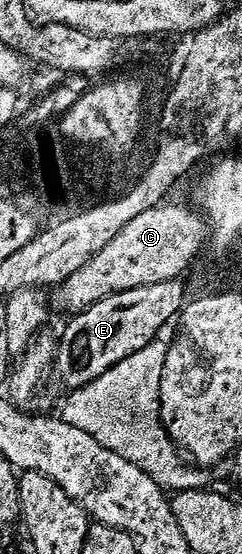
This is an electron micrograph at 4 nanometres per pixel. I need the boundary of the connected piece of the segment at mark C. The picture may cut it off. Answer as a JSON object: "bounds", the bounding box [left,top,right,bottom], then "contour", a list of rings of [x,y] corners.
{"bounds":[49,203,207,316],"contour":[[[169,203],[148,208],[127,222],[83,267],[75,270],[62,284],[54,285],[49,294],[50,305],[74,316],[112,293],[184,275],[204,245],[207,226],[196,209]]]}

